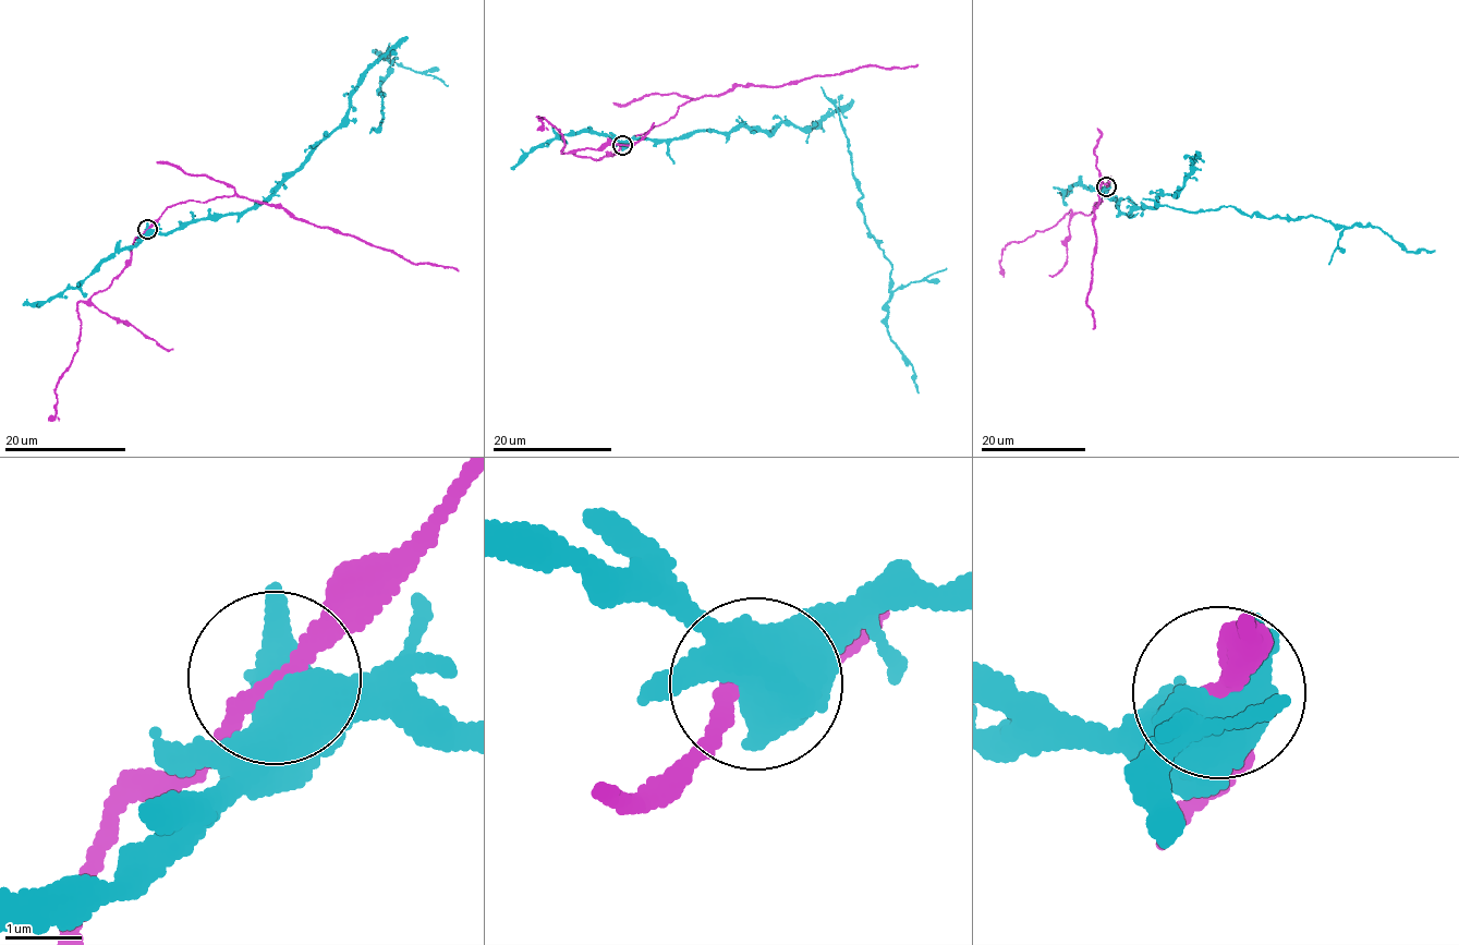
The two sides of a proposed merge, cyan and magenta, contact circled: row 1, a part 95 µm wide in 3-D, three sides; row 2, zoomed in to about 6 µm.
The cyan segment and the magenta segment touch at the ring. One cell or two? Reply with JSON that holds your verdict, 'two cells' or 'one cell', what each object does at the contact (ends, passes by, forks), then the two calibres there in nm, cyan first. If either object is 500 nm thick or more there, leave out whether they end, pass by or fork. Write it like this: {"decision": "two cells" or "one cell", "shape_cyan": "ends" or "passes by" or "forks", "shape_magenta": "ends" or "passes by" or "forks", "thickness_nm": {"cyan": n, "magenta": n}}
{"decision": "one cell", "thickness_nm": {"cyan": 700, "magenta": 200}}

